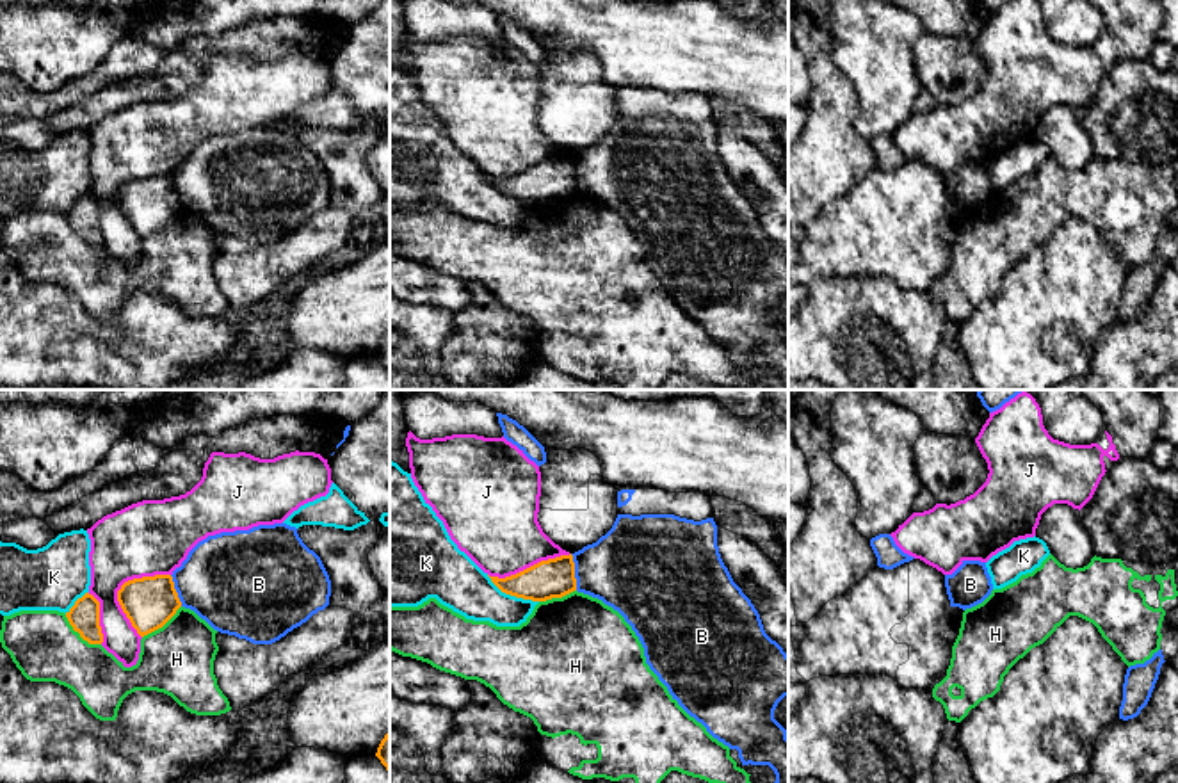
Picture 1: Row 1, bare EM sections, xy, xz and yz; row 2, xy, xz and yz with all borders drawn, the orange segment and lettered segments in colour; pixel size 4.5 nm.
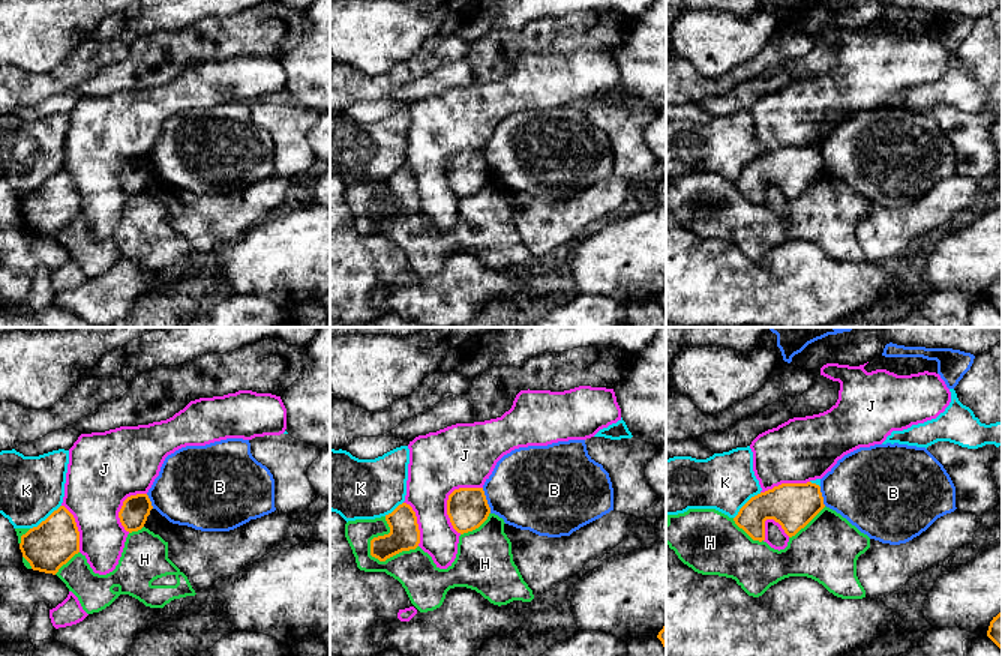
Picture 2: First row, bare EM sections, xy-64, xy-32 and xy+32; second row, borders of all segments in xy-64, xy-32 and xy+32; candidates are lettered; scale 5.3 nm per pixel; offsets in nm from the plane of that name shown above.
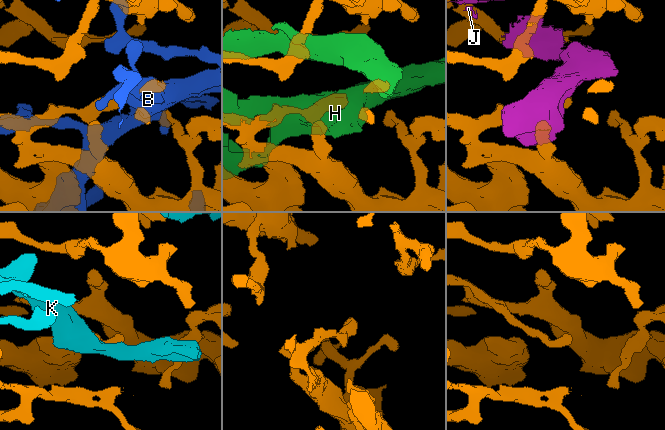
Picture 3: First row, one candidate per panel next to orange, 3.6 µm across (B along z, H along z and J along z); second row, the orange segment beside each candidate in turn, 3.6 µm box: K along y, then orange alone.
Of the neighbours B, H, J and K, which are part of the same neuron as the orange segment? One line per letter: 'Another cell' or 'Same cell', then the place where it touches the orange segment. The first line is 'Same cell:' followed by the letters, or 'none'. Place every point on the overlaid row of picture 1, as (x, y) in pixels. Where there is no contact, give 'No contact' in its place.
Same cell: none
B: Another cell. Touches orange at xz (573, 572)
H: Another cell. Touches orange at xy (80, 636)
J: Another cell. Touches orange at xy (121, 588)
K: Another cell. Touches orange at xz (513, 595)

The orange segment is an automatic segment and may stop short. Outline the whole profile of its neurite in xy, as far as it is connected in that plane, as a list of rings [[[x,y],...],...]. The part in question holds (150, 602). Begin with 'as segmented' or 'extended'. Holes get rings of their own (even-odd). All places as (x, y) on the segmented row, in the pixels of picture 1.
as segmented | [[[171,575],[128,580],[117,601],[141,637],[162,628],[182,607]]]

